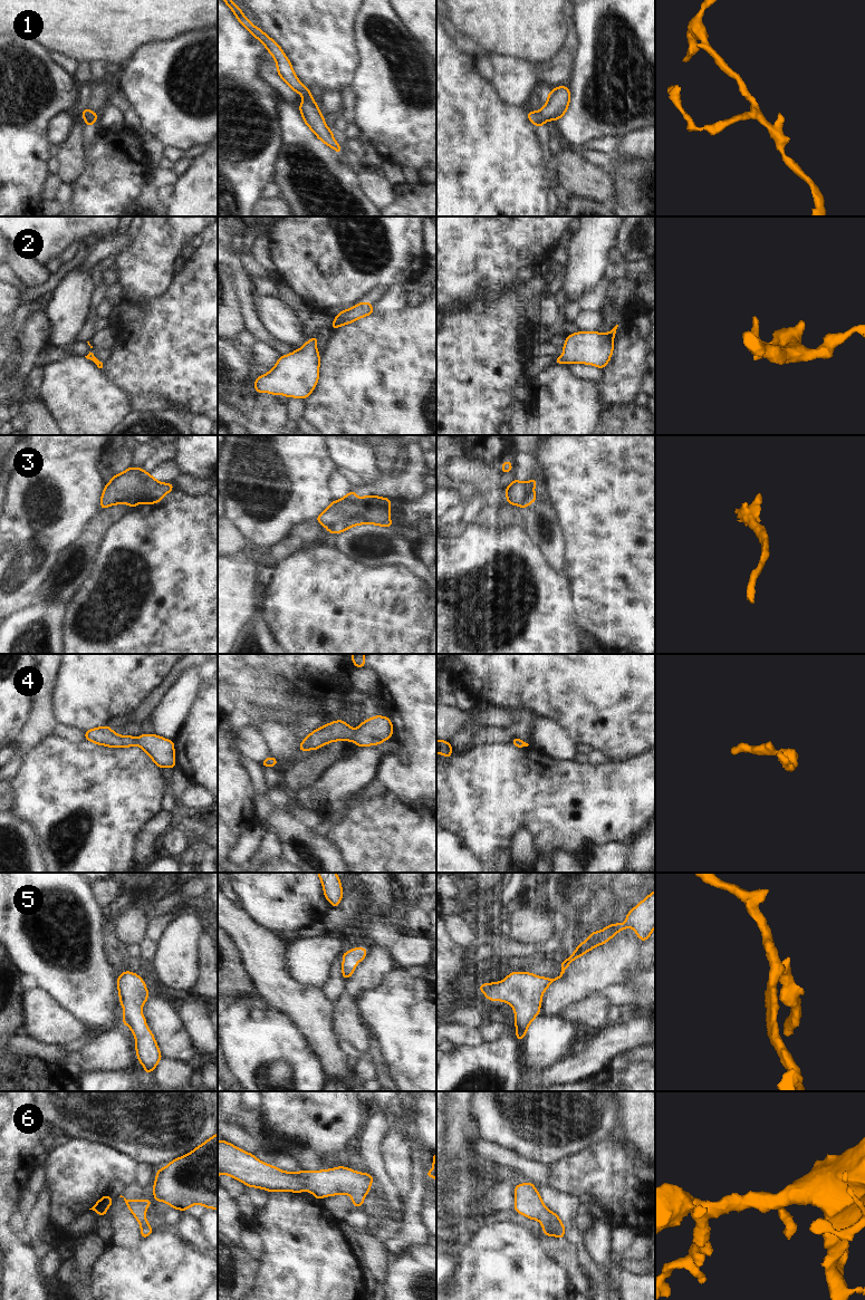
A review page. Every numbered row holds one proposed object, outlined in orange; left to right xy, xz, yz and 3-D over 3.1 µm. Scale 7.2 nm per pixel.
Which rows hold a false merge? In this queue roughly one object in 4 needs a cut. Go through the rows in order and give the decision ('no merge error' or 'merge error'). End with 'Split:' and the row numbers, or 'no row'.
1: no merge error
2: no merge error
3: no merge error
4: no merge error
5: no merge error
6: no merge error
Split: no row

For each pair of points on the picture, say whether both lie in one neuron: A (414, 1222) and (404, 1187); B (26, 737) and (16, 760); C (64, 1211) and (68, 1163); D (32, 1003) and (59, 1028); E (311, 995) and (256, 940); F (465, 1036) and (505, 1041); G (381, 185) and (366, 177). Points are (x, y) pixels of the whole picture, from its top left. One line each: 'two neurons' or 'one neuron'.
A: two neurons
B: two neurons
C: one neuron
D: one neuron
E: one neuron
F: two neurons
G: one neuron

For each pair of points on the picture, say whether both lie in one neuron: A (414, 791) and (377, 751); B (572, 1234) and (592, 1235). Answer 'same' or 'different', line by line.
A: different
B: different

